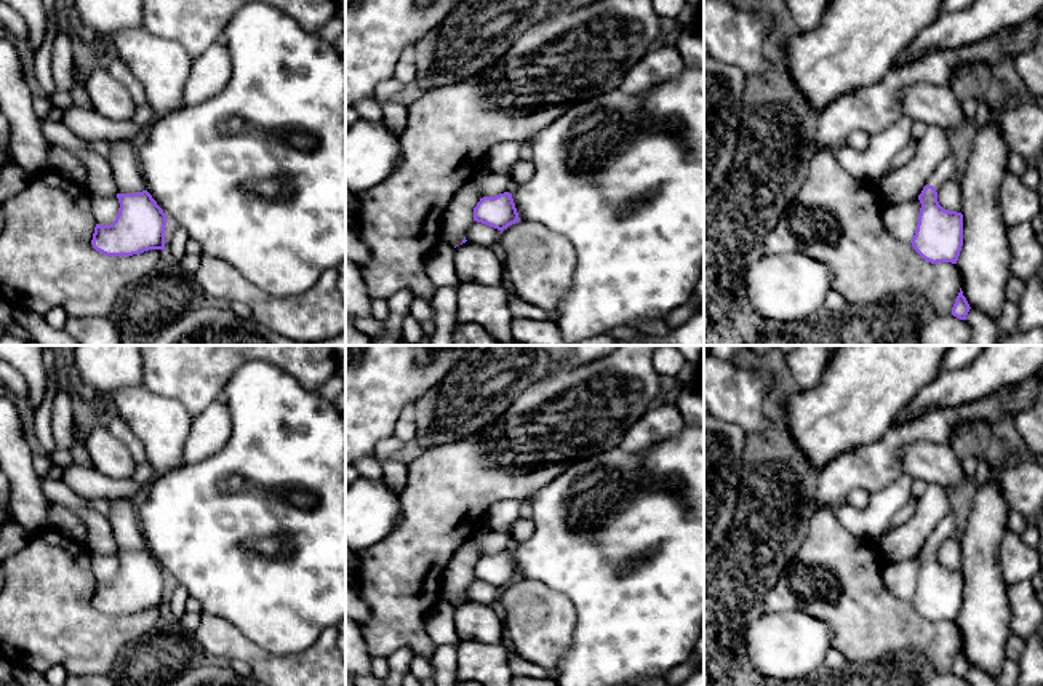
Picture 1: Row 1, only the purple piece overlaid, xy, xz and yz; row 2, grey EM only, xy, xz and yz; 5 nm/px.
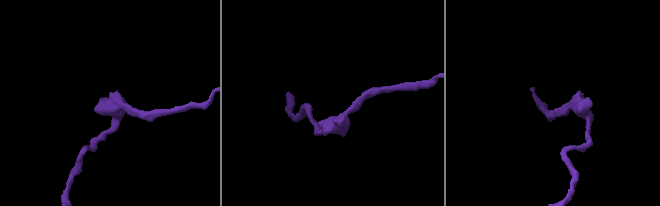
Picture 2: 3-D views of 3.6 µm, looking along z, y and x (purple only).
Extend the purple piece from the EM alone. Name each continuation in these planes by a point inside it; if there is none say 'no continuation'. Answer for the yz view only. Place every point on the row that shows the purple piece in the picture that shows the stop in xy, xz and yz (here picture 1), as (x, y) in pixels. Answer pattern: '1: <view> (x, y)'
1: yz (947, 168)

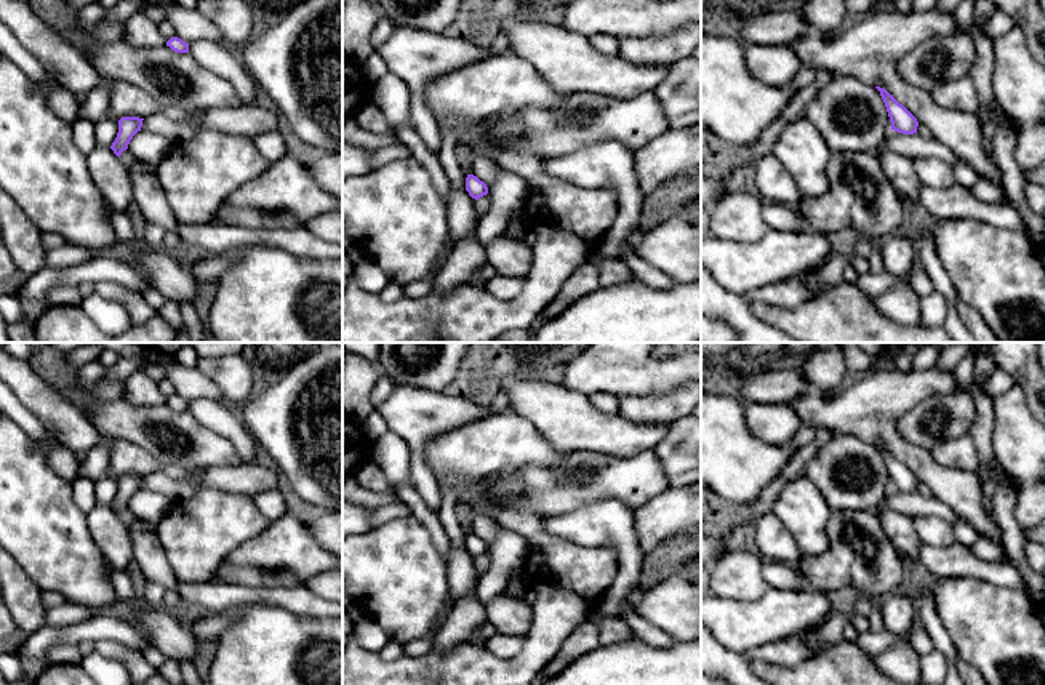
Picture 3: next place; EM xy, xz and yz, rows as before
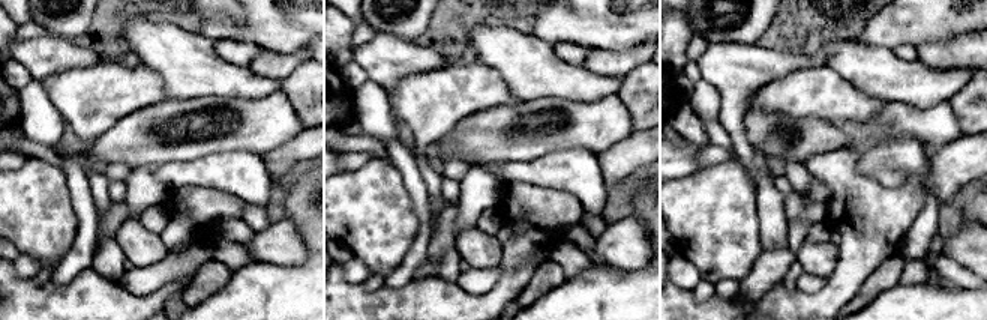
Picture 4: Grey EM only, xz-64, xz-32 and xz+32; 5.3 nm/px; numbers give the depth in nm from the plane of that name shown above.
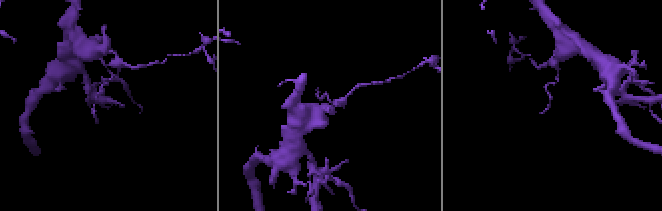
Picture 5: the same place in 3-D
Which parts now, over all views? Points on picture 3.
no continuation

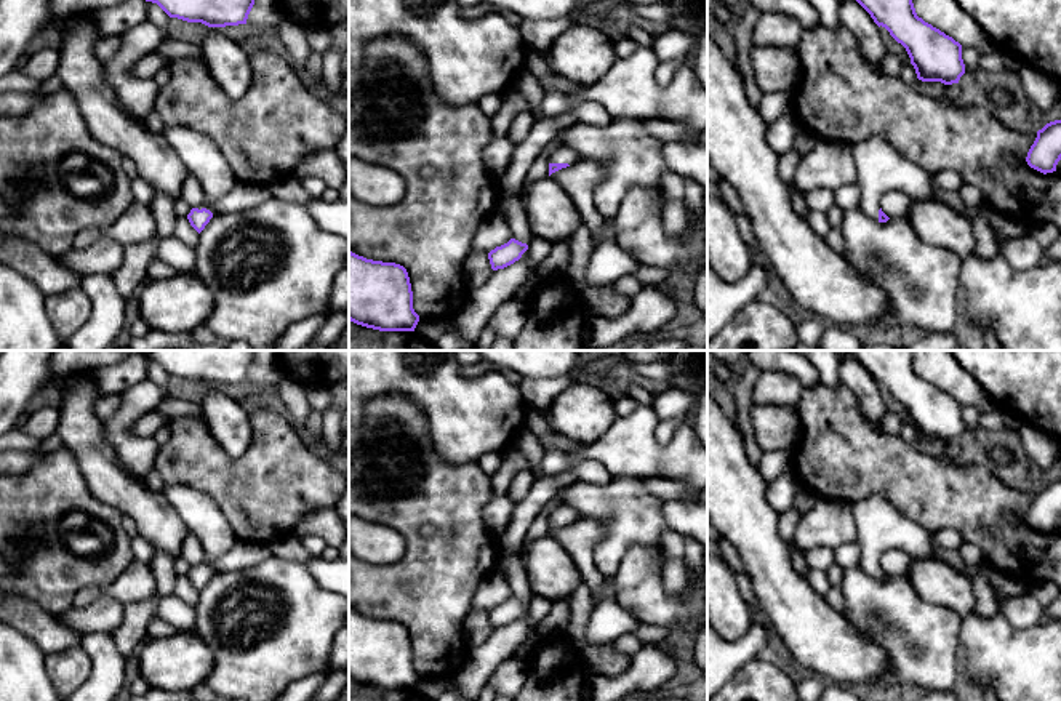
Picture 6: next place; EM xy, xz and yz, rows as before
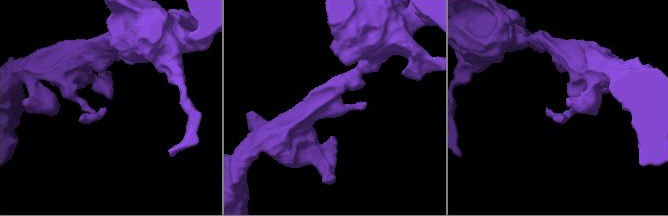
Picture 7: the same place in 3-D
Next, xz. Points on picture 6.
1: xz (564, 154)

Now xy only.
1: xy (204, 160)

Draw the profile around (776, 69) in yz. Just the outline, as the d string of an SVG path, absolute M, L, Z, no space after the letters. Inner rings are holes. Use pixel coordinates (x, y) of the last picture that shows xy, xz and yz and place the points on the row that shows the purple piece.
M754 46L751 61L763 94L786 93L794 96L802 78L797 48Z

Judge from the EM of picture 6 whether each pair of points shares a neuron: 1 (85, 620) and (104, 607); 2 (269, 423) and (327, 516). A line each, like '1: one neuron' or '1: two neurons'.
1: one neuron
2: two neurons

